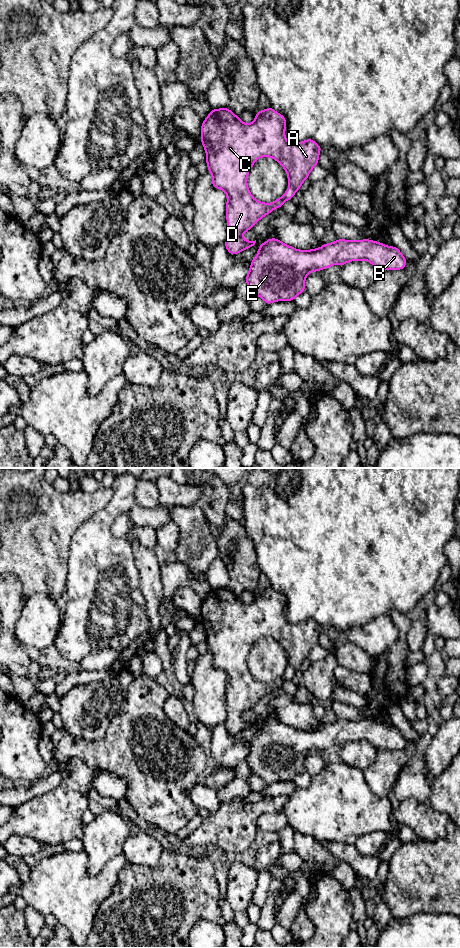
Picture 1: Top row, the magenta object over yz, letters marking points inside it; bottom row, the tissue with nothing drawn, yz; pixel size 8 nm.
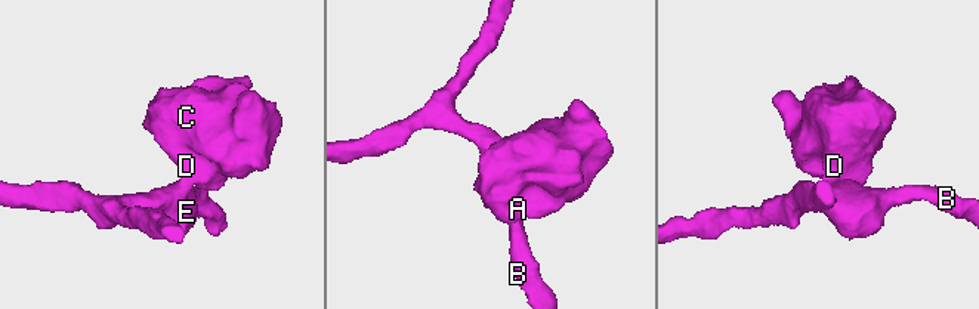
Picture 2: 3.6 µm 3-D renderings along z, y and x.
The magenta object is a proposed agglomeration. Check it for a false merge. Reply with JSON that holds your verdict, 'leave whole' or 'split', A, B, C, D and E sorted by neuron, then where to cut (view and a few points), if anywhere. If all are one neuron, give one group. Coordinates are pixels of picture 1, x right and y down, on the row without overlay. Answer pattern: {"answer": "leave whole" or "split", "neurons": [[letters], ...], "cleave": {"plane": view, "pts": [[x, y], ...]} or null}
{"answer": "leave whole", "neurons": [["A", "B", "C", "D", "E"]], "cleave": null}

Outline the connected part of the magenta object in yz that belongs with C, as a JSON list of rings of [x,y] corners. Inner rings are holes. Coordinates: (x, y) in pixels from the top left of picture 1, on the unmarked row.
[[[271,586],[257,591],[251,604],[245,604],[240,597],[226,588],[211,589],[202,601],[201,623],[206,632],[208,651],[212,655],[212,666],[222,669],[227,675],[226,699],[227,719],[224,726],[231,735],[253,727],[255,721],[247,721],[242,715],[264,696],[280,688],[286,680],[292,680],[302,663],[308,659],[311,650],[318,644],[322,627],[313,619],[291,624],[285,617],[286,598]],[[261,637],[276,640],[286,651],[289,669],[272,683],[257,681],[248,669],[247,656],[255,641]]]

